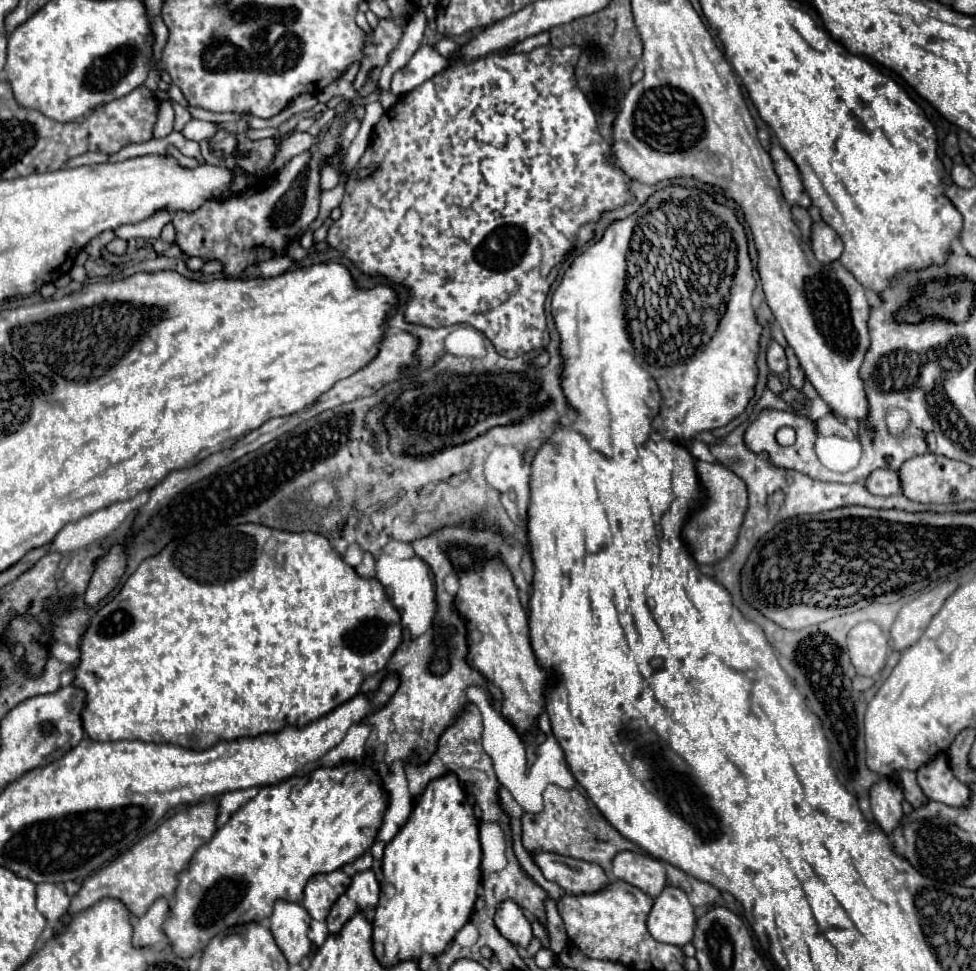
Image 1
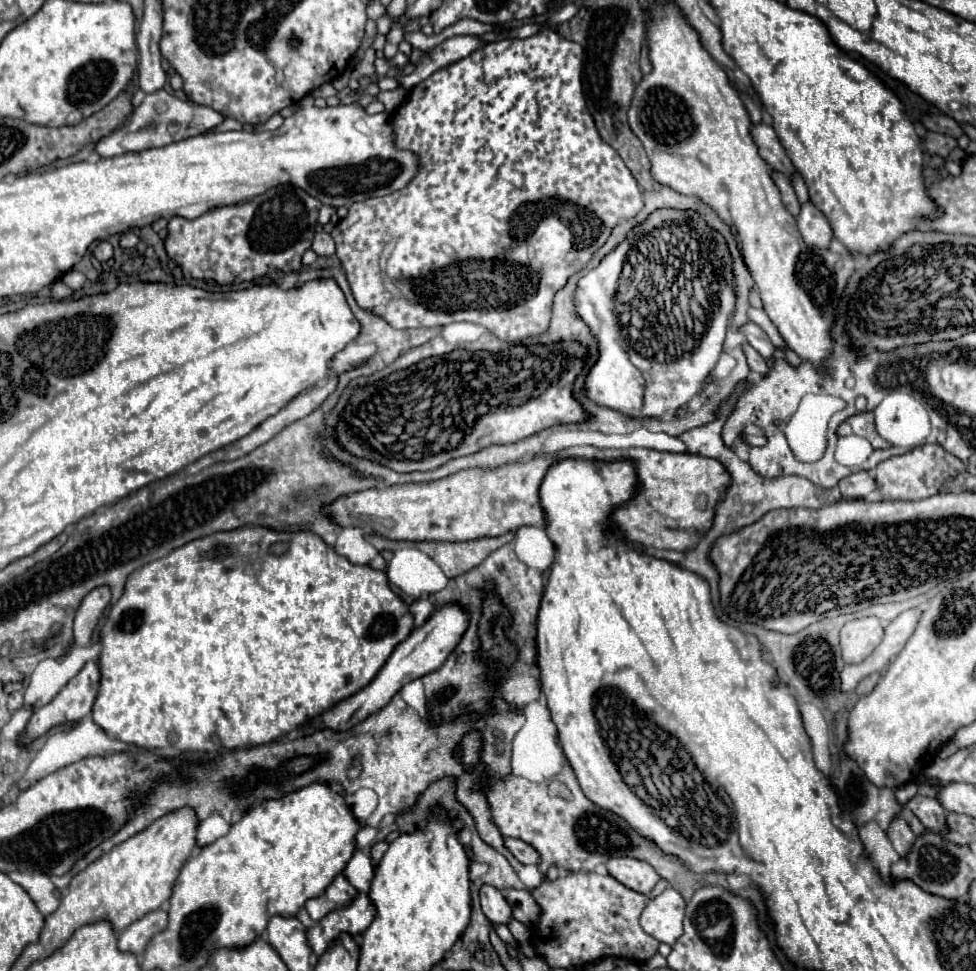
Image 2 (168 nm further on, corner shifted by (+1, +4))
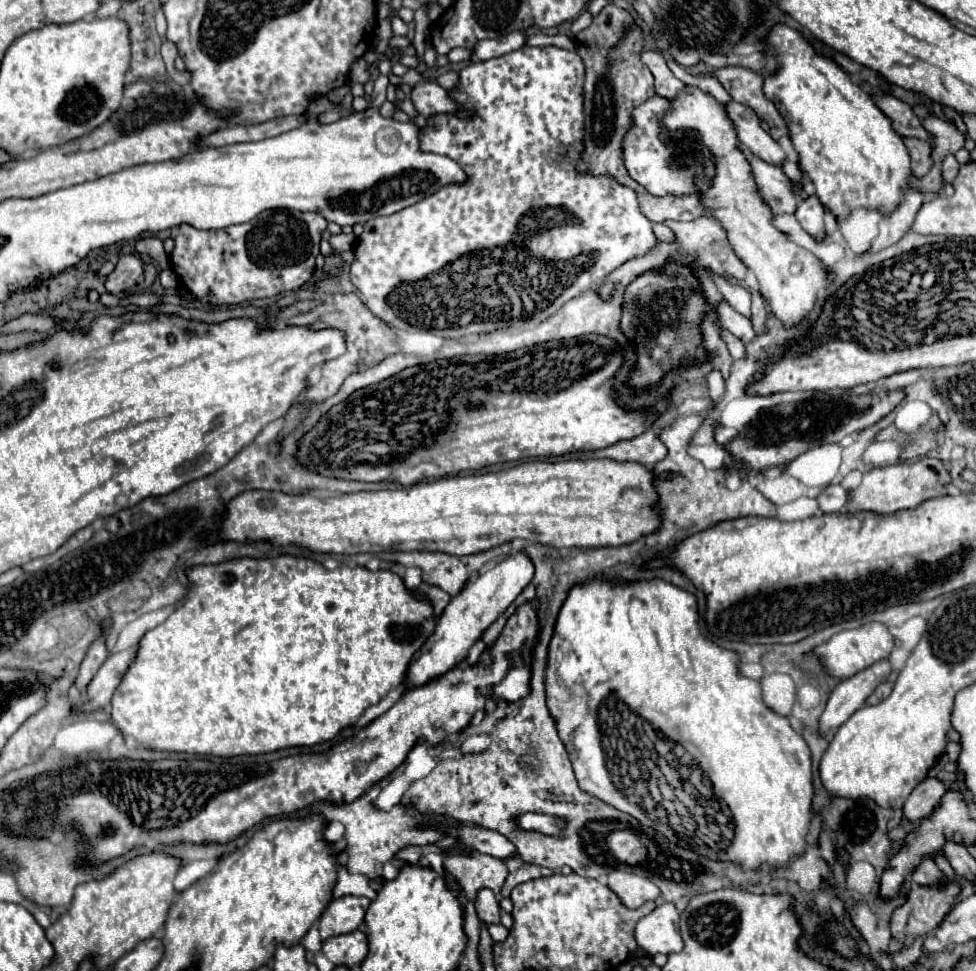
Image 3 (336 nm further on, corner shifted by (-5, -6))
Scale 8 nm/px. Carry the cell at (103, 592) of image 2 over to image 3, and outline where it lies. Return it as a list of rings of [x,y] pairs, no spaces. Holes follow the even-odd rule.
[[[102,639],[94,641],[86,659],[82,661],[82,667],[80,667],[80,673],[78,673],[78,679],[76,679],[76,687],[78,687],[80,693],[86,691],[88,683],[92,681],[92,677],[96,675],[100,665],[106,661],[106,657],[108,657],[108,649],[104,647],[104,641]]]

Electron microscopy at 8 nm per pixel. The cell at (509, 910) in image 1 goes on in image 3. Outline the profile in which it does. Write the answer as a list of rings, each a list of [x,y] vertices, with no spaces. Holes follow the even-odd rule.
[[[480,889],[476,897],[476,913],[484,923],[500,923],[500,905],[490,889]]]

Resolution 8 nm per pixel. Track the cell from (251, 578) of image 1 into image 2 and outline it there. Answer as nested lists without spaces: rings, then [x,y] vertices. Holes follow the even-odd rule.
[[[262,527],[218,531],[194,539],[170,551],[166,557],[146,563],[142,569],[130,573],[122,597],[110,607],[110,613],[106,615],[100,629],[100,691],[94,701],[92,717],[110,739],[146,749],[168,747],[168,753],[222,753],[224,749],[264,745],[306,725],[312,717],[368,685],[382,669],[394,647],[402,643],[412,633],[412,629],[414,619],[408,611],[408,605],[388,587],[386,573],[370,569],[368,565],[350,563],[346,557],[328,547],[316,533],[274,533],[274,529]]]

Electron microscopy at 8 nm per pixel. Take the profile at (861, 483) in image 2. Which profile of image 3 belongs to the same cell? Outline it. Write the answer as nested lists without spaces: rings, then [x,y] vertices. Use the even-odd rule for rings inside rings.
[[[828,485],[820,495],[818,495],[818,507],[822,513],[838,513],[846,505],[848,491],[842,485]]]

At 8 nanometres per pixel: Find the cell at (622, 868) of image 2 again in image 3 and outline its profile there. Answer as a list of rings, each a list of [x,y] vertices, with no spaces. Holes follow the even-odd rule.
[[[620,869],[608,875],[608,887],[620,897],[620,901],[628,909],[636,909],[646,901],[654,901],[660,895],[660,889],[650,879]]]

